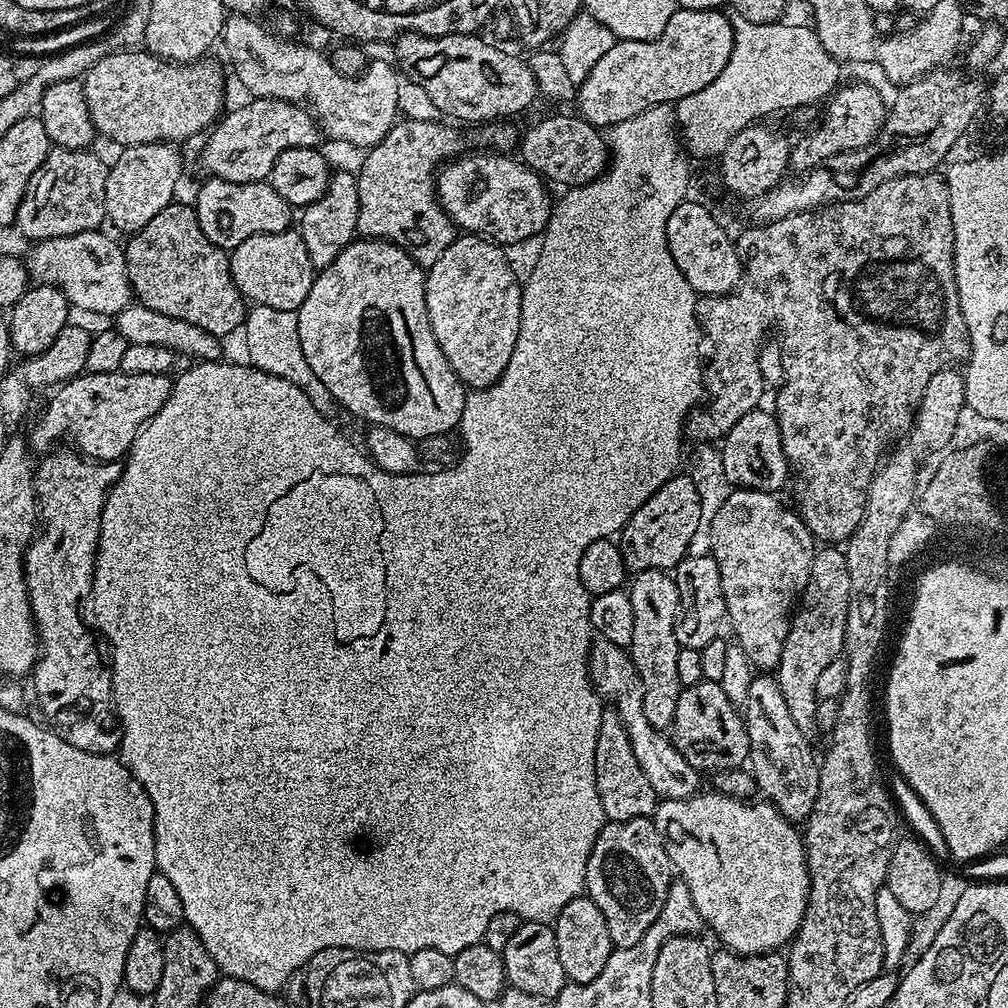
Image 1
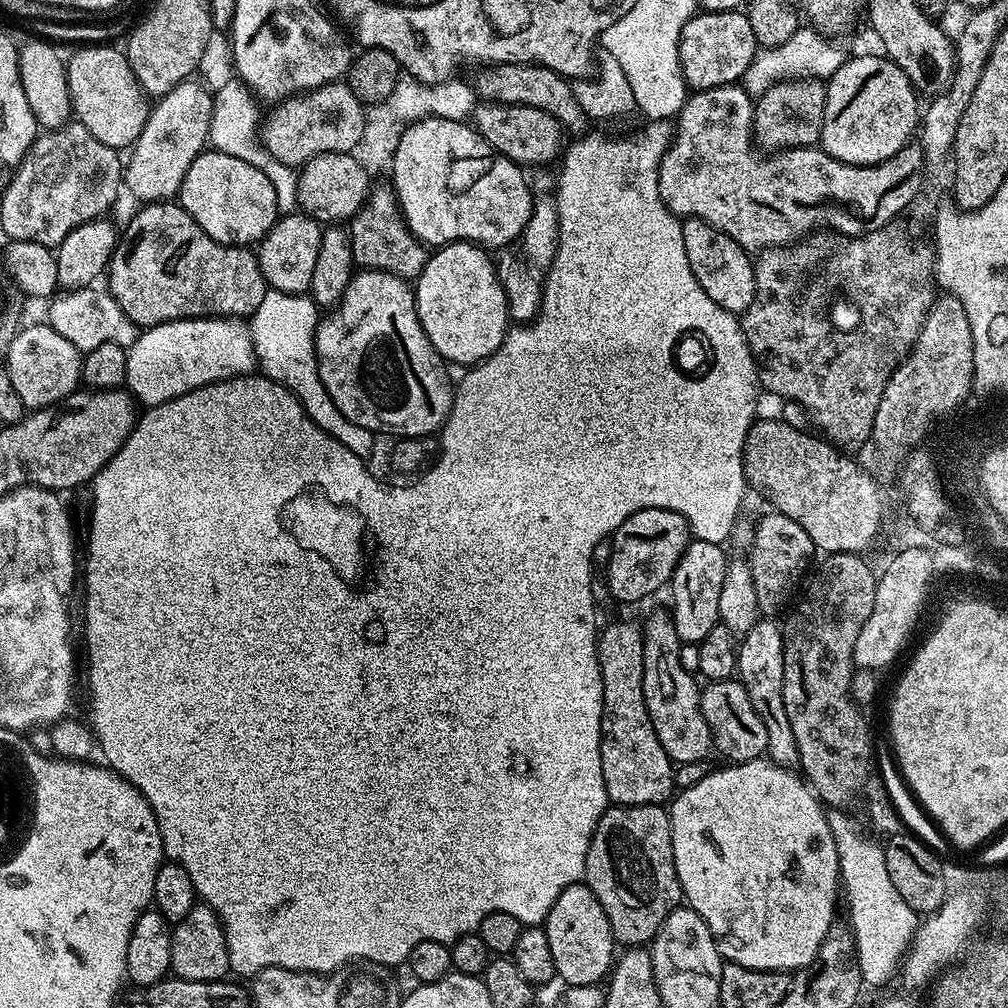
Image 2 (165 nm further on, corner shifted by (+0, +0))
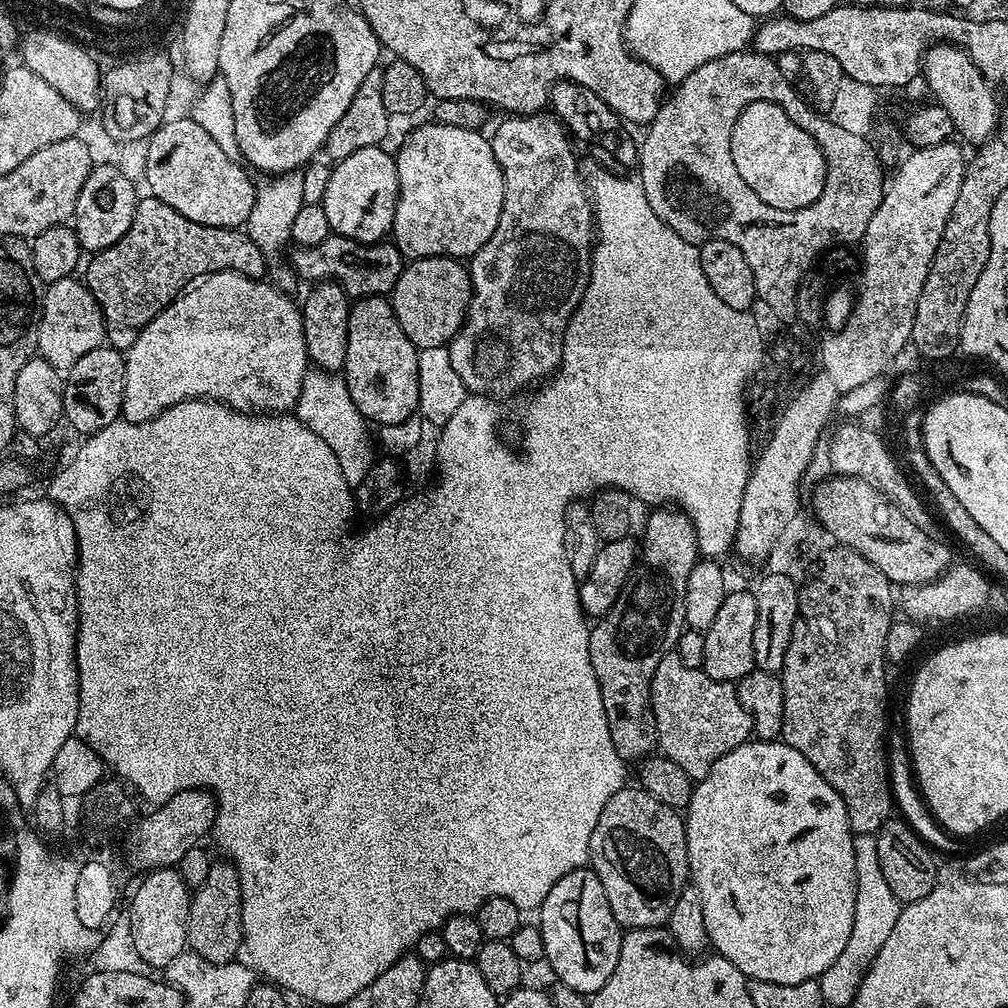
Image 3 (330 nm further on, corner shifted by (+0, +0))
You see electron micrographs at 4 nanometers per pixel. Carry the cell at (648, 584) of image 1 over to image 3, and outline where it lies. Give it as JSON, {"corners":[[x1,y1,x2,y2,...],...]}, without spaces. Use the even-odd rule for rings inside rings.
{"corners":[[674,650,661,655,652,679,652,720,656,723,659,751,678,766,693,782,705,780,712,764,730,750,749,743,752,719,742,706,731,683,715,680,703,668,685,666]]}

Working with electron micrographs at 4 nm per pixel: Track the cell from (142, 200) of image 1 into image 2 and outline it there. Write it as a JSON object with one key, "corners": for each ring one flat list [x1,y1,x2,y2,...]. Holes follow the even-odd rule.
{"corners":[[189,78,159,97,155,104,132,146,133,152,124,168,127,191,129,188,134,195,144,196,143,199,150,202,170,200,179,193,186,170,207,145,214,99,203,81]]}

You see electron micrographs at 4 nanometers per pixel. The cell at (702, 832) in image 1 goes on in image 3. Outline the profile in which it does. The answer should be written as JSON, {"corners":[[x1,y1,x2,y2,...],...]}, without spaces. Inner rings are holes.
{"corners":[[753,739,747,744,730,750,718,762,712,764,710,774,699,781,692,789,692,797,684,816,684,833,686,834,686,850,688,851,688,874,691,887,698,890,698,898,702,902,702,918,706,918,706,934,708,944,719,955,726,957,730,963,749,981,765,980,779,984,801,984,807,980,816,980,842,954,846,942,850,938,850,930,854,926,854,902,856,901,856,859,854,858,854,833,848,821,848,811,844,800,806,762,798,750,794,750,783,742,765,742]]}

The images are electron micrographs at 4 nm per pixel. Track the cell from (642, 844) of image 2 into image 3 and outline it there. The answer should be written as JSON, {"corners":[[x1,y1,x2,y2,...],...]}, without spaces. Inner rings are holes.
{"corners":[[631,786,622,787,618,790,618,794,614,794,610,798,610,802,606,802,602,814,598,814,598,826,594,826,594,834,590,838,588,858,592,871,598,874,598,878,602,882,602,890,606,890,606,898,610,902,610,910,614,910,614,918,620,924,621,929,660,928,661,926,667,925,668,919,670,918,670,910,674,910,674,902,678,902,678,894,682,894,682,890,690,880,688,874,686,834,684,833,684,816,681,815,677,809,658,802,658,798,654,798,639,786,633,786,633,788,631,788]]}

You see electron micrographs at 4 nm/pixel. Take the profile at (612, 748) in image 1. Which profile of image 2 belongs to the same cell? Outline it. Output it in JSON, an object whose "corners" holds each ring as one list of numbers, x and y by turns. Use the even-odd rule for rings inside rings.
{"corners":[[616,620,599,629,596,657,602,674,604,709,600,719,602,778,613,805,659,804,674,796,674,765,662,750,644,705,644,633,639,623]]}

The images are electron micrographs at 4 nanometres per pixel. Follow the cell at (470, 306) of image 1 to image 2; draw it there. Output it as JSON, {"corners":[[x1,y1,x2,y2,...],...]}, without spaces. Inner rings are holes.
{"corners":[[472,242,445,244,429,255,422,274,414,281,416,313,422,322,422,330,426,330,426,338,430,338,436,353,453,365,475,366,487,356,494,355,510,327,508,299,500,285,497,265,493,257,491,260,487,255,491,256,483,247]]}

